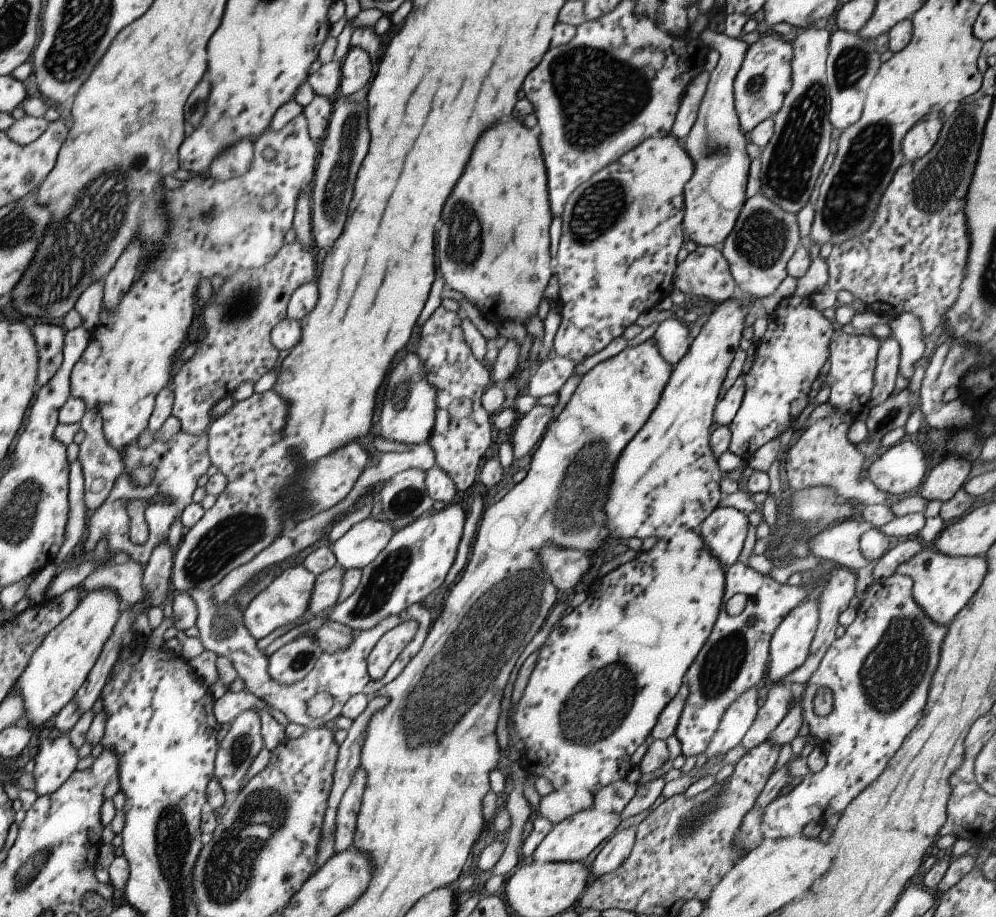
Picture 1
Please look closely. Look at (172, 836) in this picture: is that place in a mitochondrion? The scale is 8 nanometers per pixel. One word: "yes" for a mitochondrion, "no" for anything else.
yes

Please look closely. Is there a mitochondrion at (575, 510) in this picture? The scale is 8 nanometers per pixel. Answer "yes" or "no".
yes

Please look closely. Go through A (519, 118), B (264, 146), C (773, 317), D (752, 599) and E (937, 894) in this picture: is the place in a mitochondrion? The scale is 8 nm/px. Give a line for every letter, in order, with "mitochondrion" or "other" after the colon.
A: other
B: other
C: other
D: other
E: other

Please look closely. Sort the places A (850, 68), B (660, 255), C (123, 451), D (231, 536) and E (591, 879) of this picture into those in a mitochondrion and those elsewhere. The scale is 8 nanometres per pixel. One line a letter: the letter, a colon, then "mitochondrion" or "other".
A: mitochondrion
B: other
C: other
D: mitochondrion
E: other

